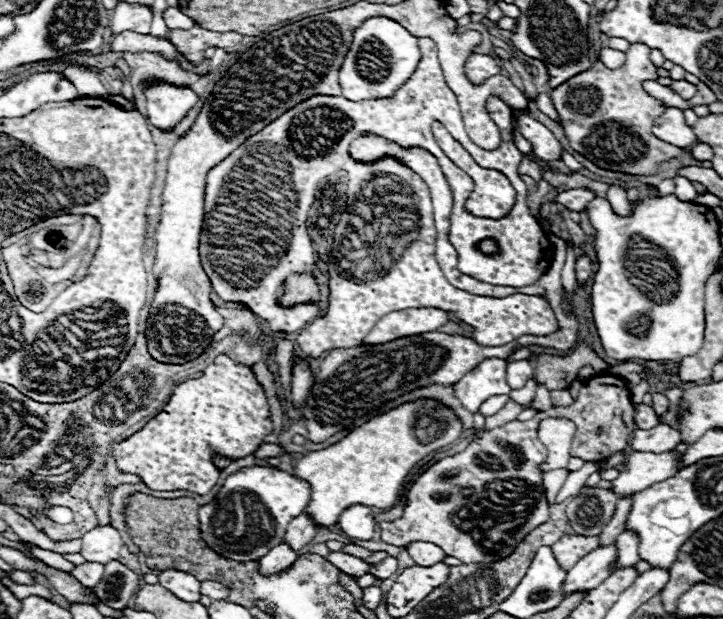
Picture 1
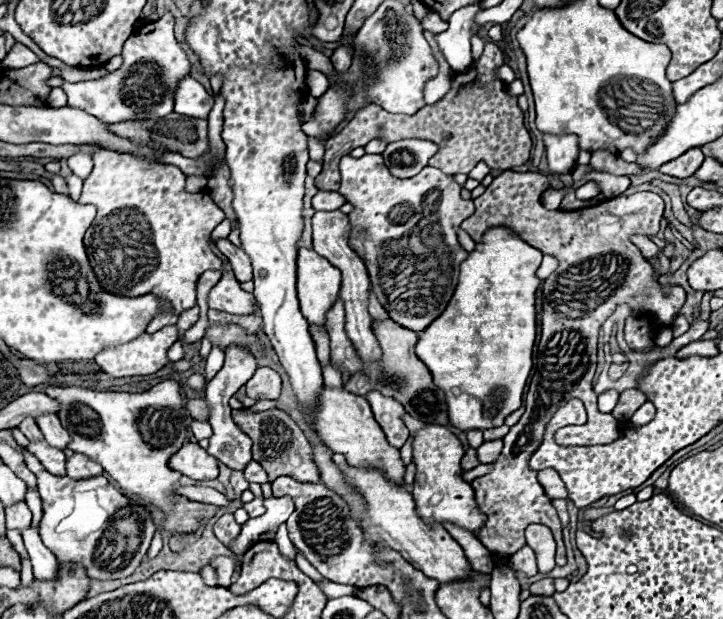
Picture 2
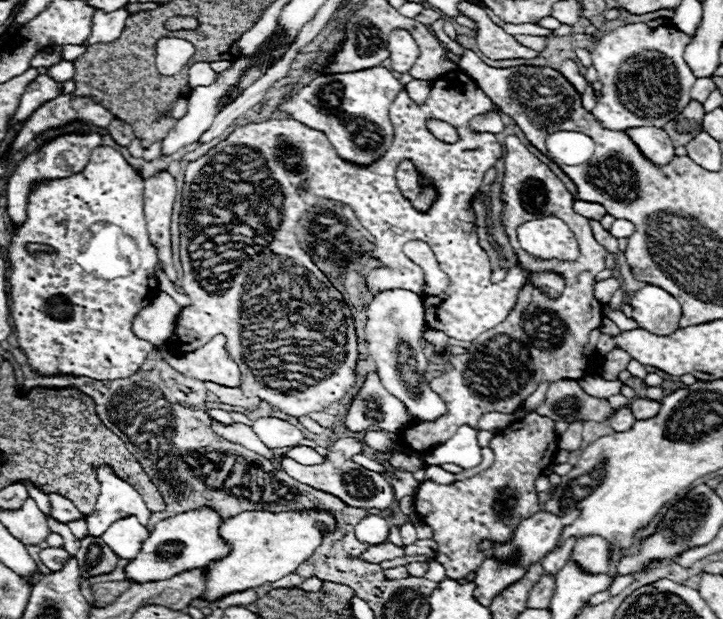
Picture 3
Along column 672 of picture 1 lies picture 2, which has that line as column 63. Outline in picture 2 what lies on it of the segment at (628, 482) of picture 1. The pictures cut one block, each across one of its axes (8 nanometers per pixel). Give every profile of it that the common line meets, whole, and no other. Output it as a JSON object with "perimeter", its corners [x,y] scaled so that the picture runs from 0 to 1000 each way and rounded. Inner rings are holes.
{"perimeter":[[[55,711],[55,714],[41,714],[36,721],[36,727],[41,733],[47,733],[64,753],[64,759],[72,763],[75,769],[91,766],[91,737],[83,724],[75,724],[75,721],[64,717],[64,711]]]}

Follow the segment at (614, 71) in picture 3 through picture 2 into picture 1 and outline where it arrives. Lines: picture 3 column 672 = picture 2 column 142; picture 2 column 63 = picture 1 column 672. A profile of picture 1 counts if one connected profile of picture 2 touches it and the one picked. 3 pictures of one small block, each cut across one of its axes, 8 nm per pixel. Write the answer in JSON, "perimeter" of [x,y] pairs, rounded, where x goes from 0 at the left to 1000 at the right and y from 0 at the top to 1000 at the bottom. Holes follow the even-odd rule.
{"perimeter":[[[935,129],[927,142],[935,145],[935,149],[938,149],[943,158],[949,158],[949,162],[954,162],[954,158],[963,152],[963,139],[954,136],[954,132],[949,132],[949,129]]]}

